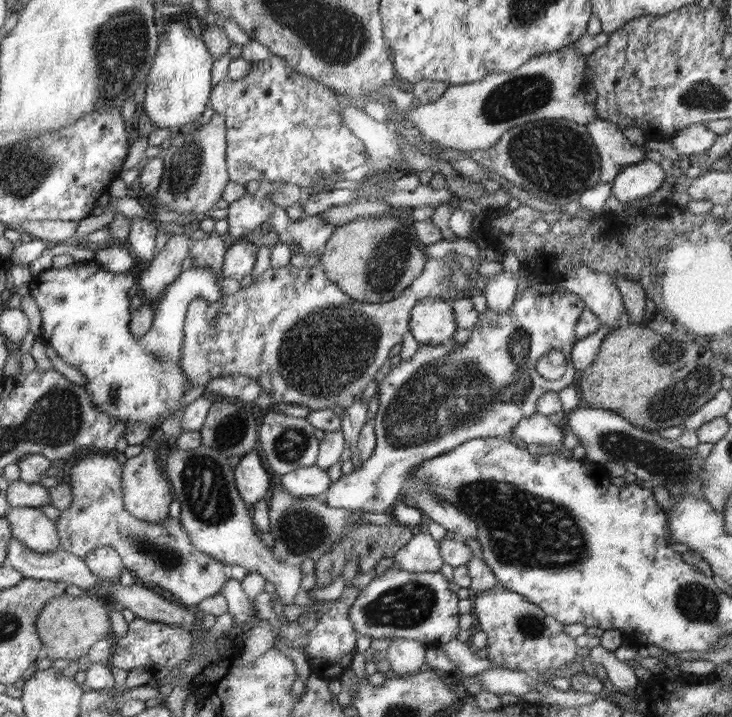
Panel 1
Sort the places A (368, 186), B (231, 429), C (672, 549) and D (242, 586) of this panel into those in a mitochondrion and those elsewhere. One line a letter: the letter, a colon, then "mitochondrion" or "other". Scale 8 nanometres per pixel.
A: other
B: mitochondrion
C: other
D: other

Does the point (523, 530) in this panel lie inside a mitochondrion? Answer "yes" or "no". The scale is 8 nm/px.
yes

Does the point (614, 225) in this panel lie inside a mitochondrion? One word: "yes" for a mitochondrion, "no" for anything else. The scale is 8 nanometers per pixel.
no

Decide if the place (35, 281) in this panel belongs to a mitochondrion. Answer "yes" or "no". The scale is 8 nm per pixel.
no

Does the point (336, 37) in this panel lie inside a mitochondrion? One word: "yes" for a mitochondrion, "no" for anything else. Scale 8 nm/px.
yes

